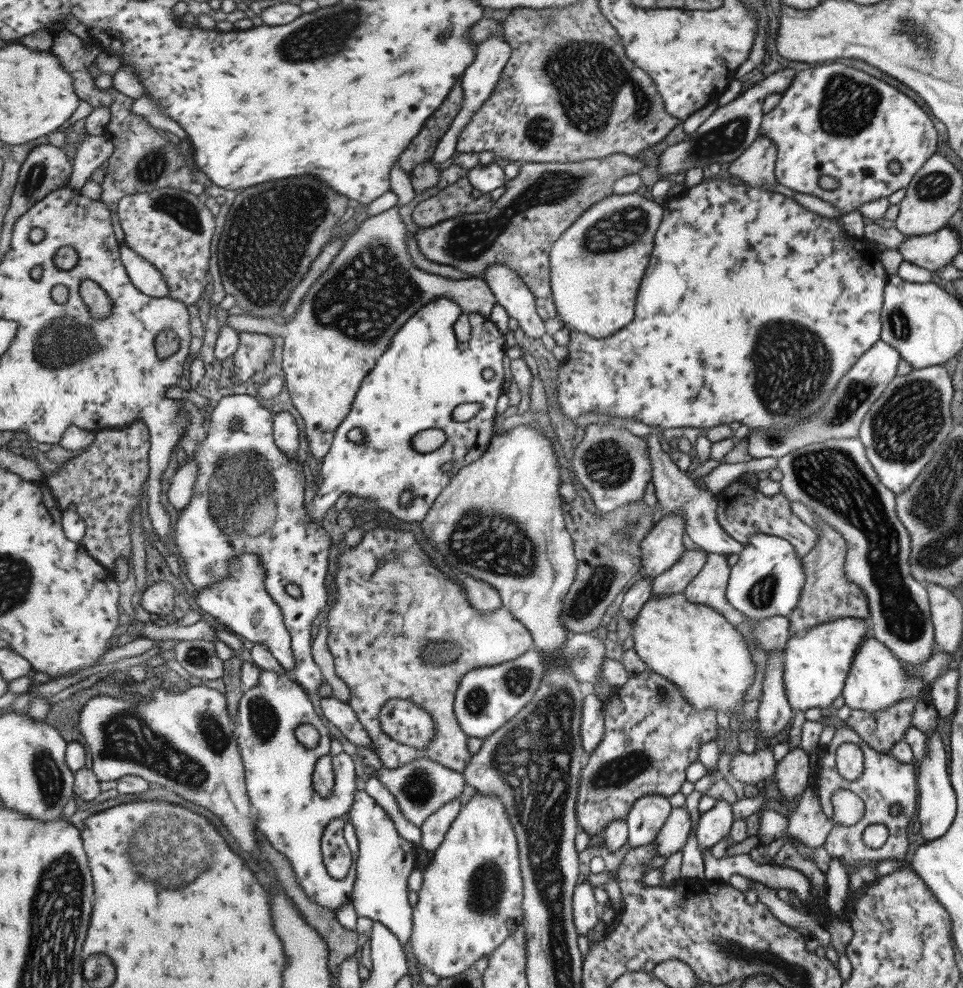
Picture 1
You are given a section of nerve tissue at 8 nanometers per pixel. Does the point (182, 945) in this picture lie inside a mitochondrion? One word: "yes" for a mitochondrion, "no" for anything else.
no

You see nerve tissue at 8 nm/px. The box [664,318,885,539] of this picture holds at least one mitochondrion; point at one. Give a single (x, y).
(857, 392)

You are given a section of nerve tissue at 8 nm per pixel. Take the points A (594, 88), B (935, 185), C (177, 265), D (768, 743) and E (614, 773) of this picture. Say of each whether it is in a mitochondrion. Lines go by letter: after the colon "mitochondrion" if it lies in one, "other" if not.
A: mitochondrion
B: mitochondrion
C: other
D: other
E: mitochondrion

